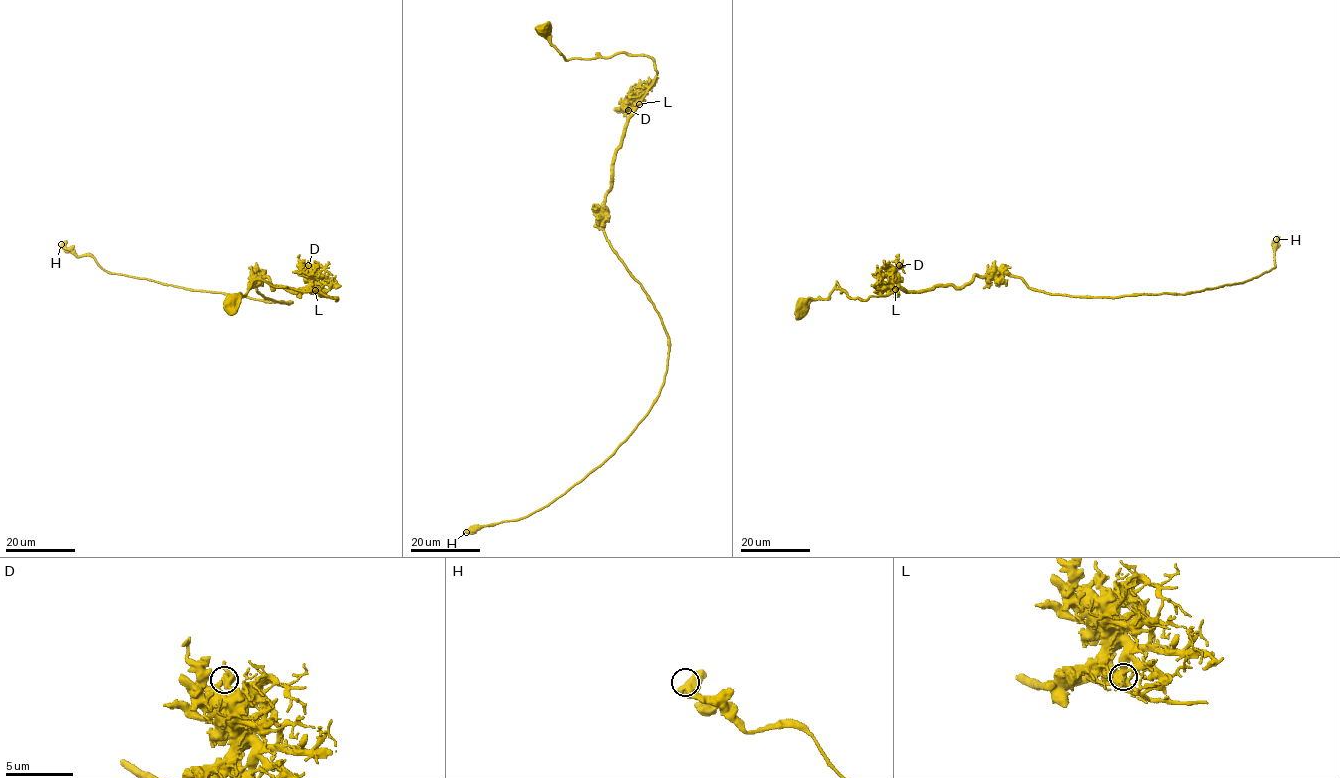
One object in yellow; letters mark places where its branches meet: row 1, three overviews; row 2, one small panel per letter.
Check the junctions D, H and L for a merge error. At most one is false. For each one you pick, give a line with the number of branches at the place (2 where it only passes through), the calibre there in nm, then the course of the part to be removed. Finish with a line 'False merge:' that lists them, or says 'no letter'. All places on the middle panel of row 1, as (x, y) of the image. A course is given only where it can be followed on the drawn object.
False merge: no letter

